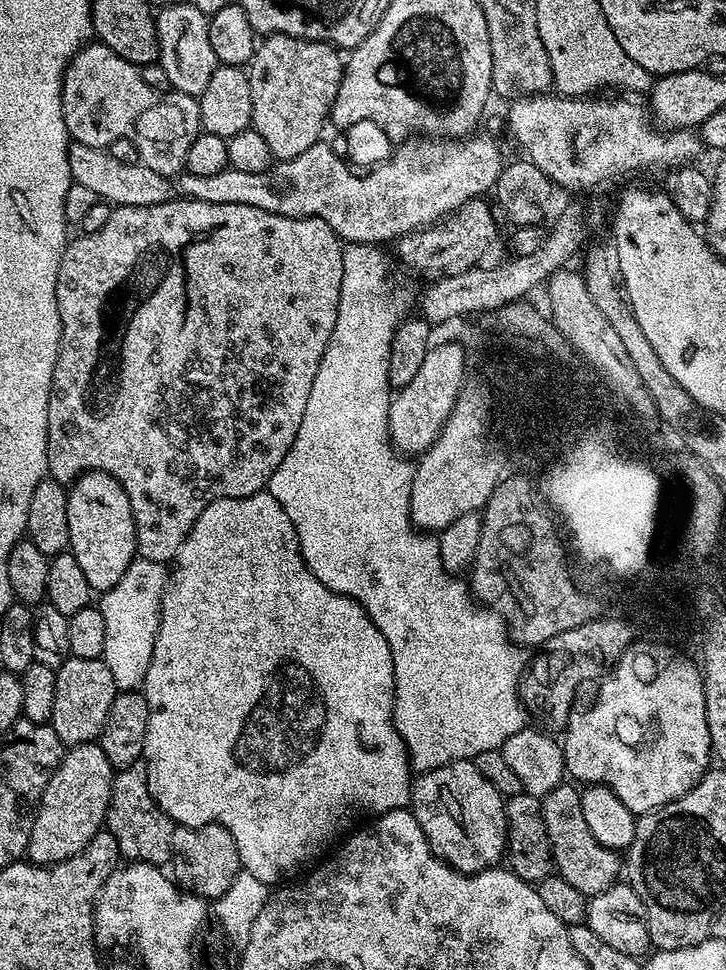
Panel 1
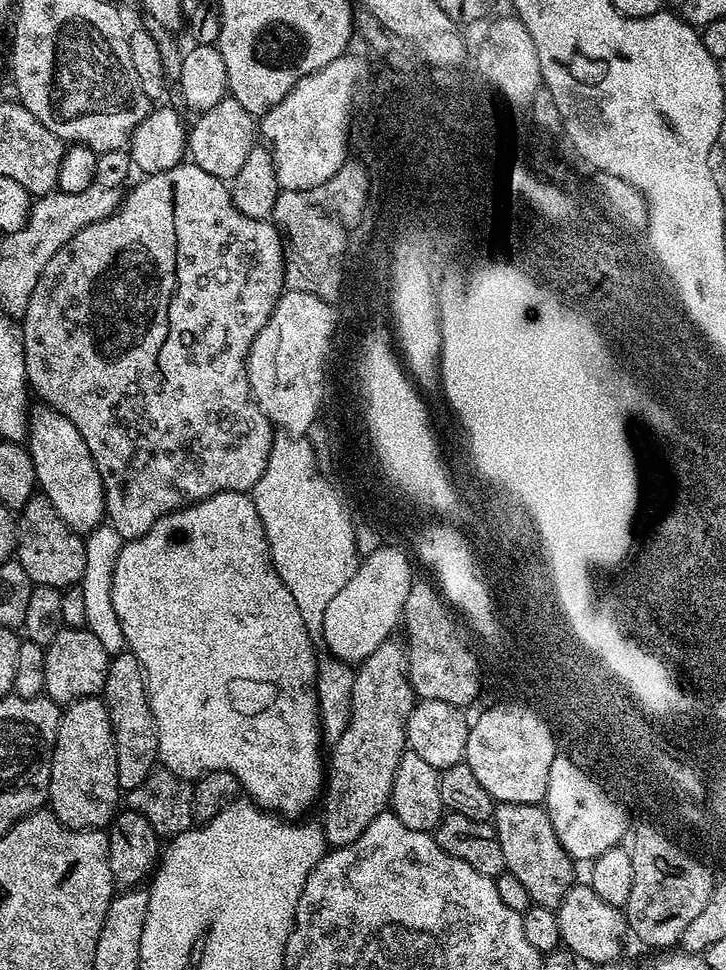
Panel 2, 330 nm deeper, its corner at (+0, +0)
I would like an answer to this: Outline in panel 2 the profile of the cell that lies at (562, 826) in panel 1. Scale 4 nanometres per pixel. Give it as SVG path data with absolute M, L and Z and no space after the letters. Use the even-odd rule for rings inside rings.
M500 804L494 817L494 836L500 841L507 872L530 894L537 909L555 910L577 879L577 865L556 837L552 818L540 804Z

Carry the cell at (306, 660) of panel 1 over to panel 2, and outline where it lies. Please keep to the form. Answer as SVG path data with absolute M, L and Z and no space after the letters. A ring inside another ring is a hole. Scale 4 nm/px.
M219 492L189 508L180 508L169 516L163 516L146 535L127 541L114 566L112 597L118 622L122 622L127 651L136 655L148 681L148 701L158 730L159 763L185 778L199 778L210 772L229 772L238 778L246 796L248 792L247 799L264 811L285 818L307 817L304 815L315 804L317 807L326 788L326 756L320 753L322 729L320 701L316 696L318 655L308 637L310 625L302 622L302 613L298 610L298 602L294 602L294 594L286 590L286 582L282 582L274 570L266 530L262 526L262 518L258 518L251 495L246 492Z

